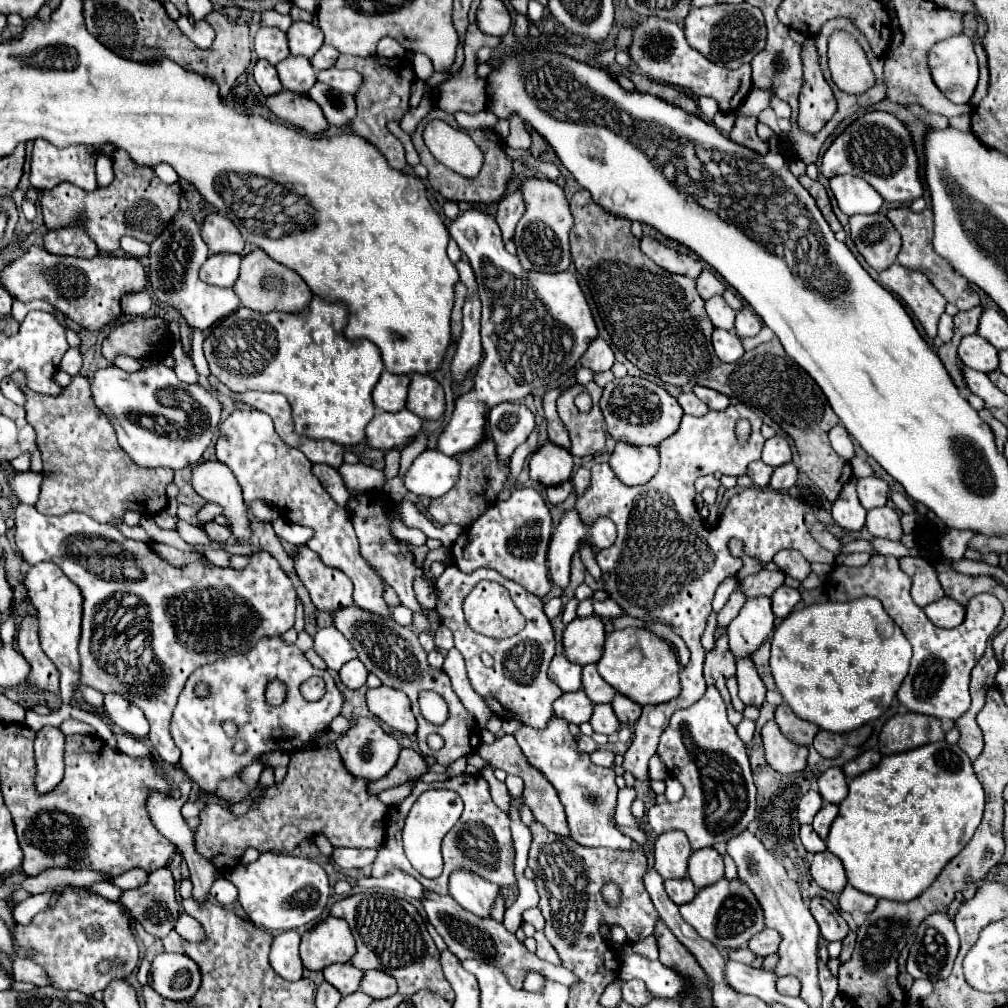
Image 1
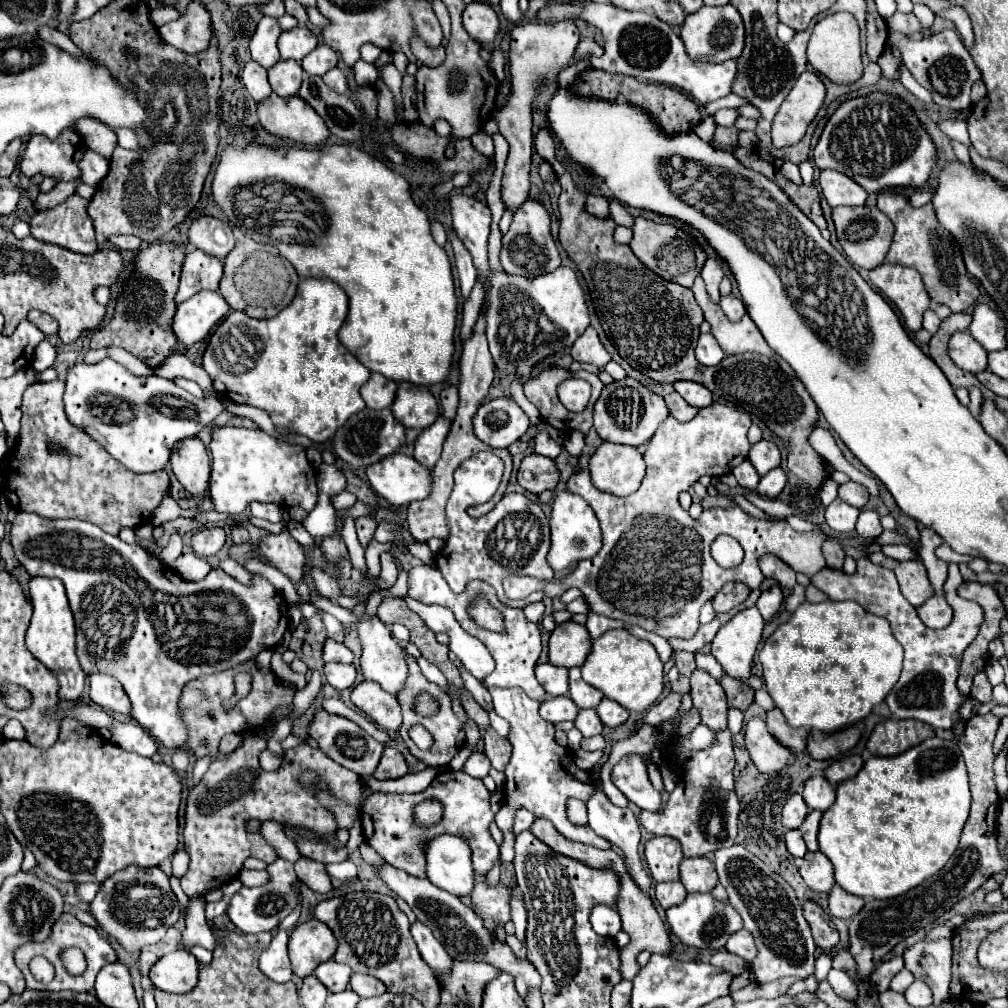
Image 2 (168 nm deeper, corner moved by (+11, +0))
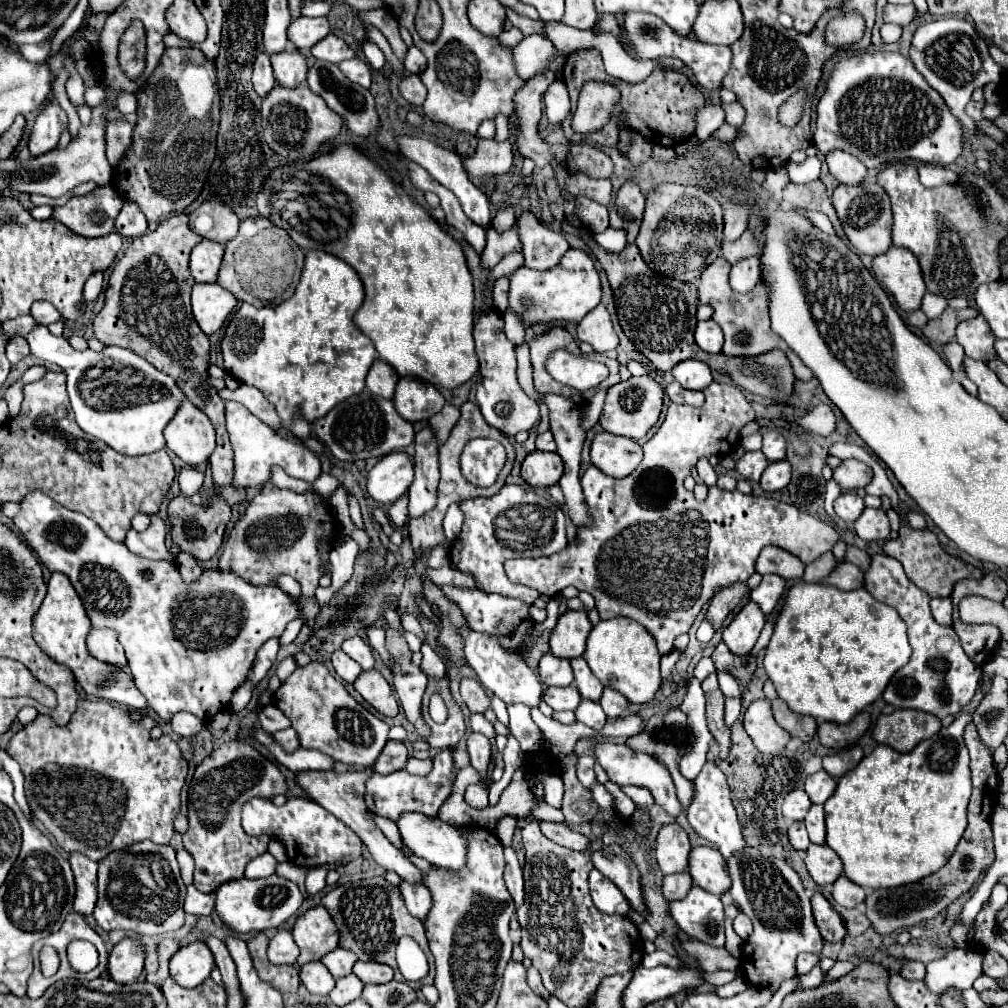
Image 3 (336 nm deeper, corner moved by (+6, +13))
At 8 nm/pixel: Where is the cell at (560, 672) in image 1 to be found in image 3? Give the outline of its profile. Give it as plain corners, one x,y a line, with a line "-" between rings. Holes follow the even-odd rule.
547,653
539,661
539,679
545,685
567,687
573,683
573,669
567,659
559,659
559,657

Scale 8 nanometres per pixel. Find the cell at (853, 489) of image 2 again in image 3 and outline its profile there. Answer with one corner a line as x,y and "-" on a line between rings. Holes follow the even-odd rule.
847,459
843,461
835,471
833,471
833,479
843,487
843,489
863,489
869,485
873,473
871,469
855,459

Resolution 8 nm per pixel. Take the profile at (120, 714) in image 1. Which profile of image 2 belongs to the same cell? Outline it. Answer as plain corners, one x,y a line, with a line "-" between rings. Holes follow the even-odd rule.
90,674
90,698
108,712
128,716
128,696
122,684
110,674

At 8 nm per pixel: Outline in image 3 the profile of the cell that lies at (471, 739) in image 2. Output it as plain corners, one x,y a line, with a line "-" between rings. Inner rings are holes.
469,733
465,745
471,757
471,765
481,773
481,781
485,781
489,759
491,759
491,741
481,733

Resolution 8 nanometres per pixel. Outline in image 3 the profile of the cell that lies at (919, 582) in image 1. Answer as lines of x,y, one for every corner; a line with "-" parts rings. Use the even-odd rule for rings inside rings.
901,527
899,529
899,537
897,539
889,539
883,545
883,551
891,557
895,557
897,561
901,561
907,577
919,587
923,589
929,597
949,597
953,591
953,585
959,579
965,577
973,577
979,579
983,575
981,569
977,569
975,565
969,565
957,557
951,557
947,551
943,551
943,547
939,545
939,539
935,533
931,531
915,531
911,527
-
927,541
927,543
925,543

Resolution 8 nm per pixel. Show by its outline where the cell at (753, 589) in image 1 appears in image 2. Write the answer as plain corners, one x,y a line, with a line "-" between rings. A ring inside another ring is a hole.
726,584
712,600
714,612
716,614
724,614
730,612
732,608
736,608
738,604
742,604
750,594
750,588
744,588
744,584

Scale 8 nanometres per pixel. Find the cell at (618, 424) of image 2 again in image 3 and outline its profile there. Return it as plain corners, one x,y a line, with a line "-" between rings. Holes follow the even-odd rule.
649,375
629,377
627,381
619,381
607,389
607,399
599,423
609,433
641,439
657,423
661,407
663,407
663,387
653,377

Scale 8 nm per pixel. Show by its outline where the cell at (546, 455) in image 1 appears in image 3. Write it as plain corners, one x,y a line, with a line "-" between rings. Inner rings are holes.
533,451
525,457
521,465
521,477
531,487
551,487
559,481
563,473
563,461
557,453
551,451

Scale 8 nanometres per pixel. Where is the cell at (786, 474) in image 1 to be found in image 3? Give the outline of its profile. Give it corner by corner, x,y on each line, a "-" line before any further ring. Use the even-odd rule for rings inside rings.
787,461
769,463
769,467
763,471
761,487
765,491
781,491
783,487
789,485
789,479
791,479
791,465

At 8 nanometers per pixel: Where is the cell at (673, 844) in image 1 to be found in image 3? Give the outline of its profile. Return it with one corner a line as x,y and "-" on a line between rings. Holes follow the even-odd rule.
669,823
659,829
655,841
655,859
663,875
685,871
689,851
689,837
681,825

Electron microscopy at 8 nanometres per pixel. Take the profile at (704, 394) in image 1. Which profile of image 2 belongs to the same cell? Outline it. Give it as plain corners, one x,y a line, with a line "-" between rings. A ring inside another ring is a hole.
680,380
674,384
674,390
694,408
704,408
708,404
712,404
712,394
706,386
692,382
692,380

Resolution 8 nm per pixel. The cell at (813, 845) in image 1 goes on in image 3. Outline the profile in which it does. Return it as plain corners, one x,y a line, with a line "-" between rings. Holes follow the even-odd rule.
795,821
789,825
789,841
795,849
801,849
805,851
809,847
809,837
807,837
807,829
805,829
805,823
801,821

